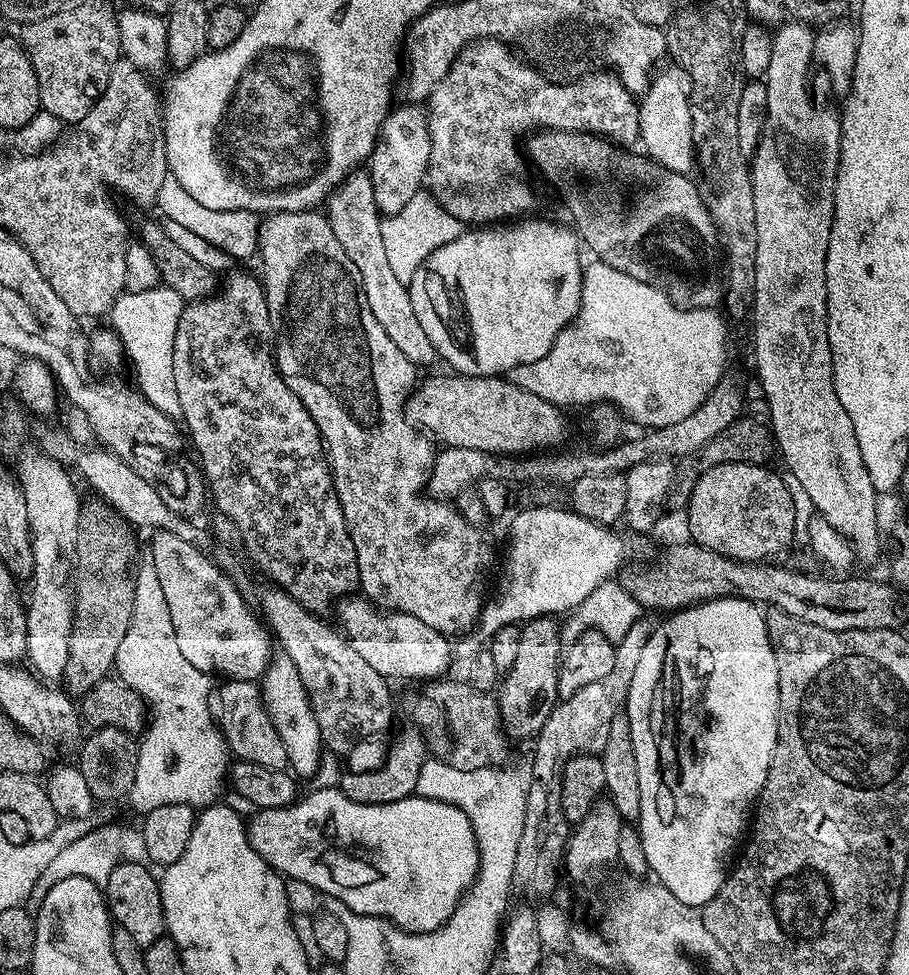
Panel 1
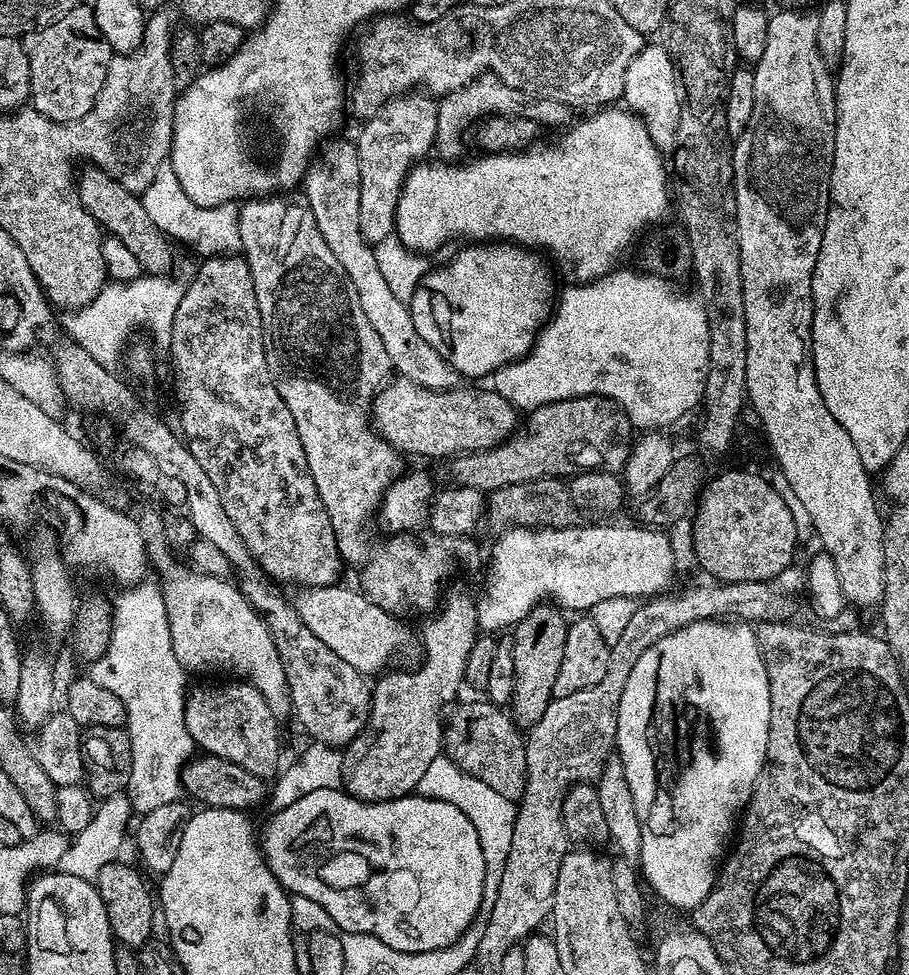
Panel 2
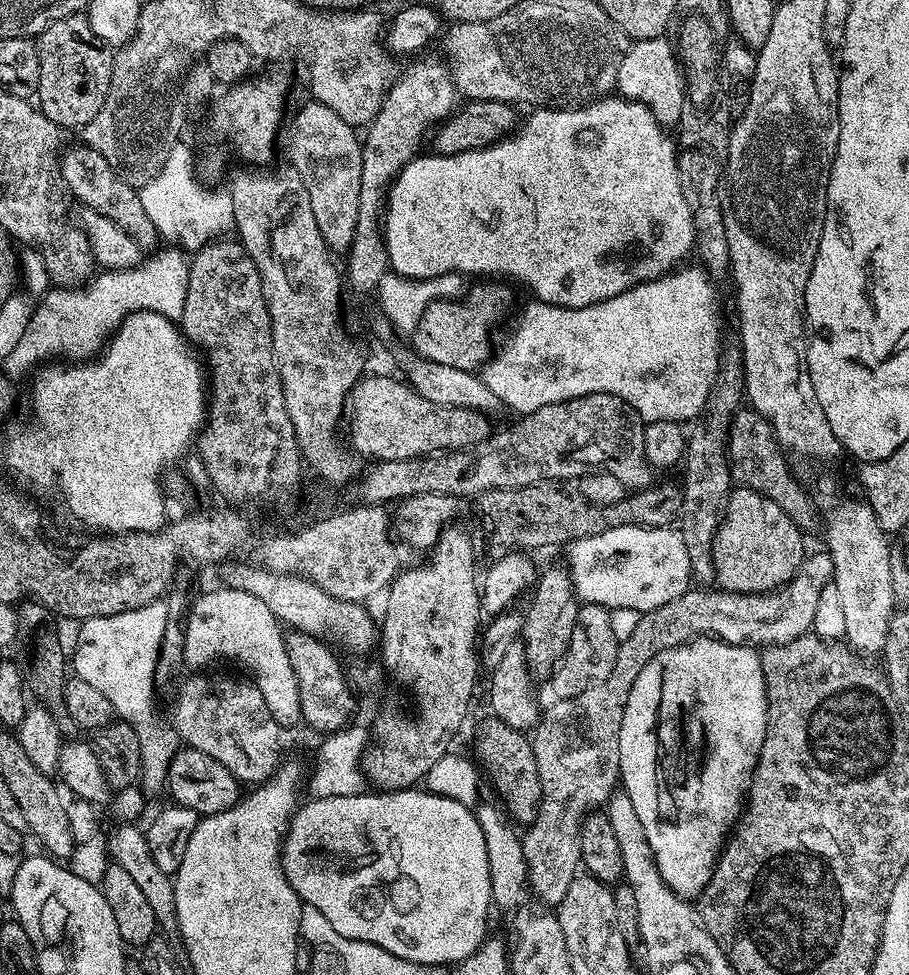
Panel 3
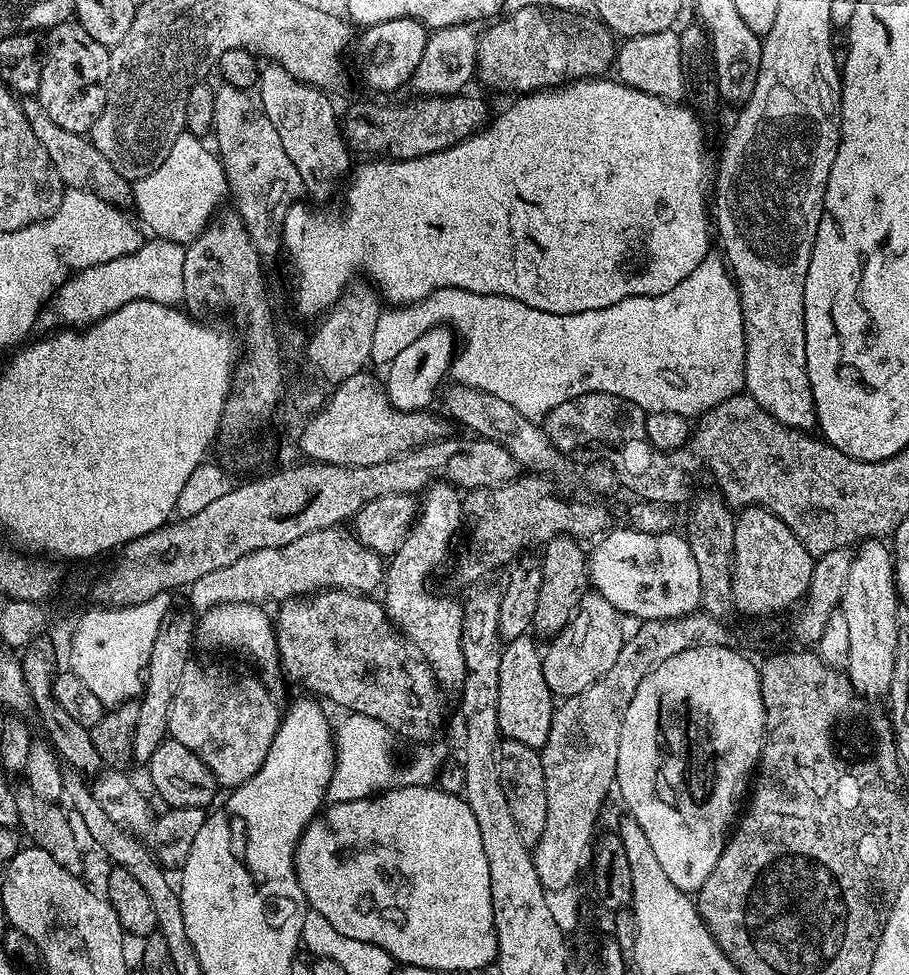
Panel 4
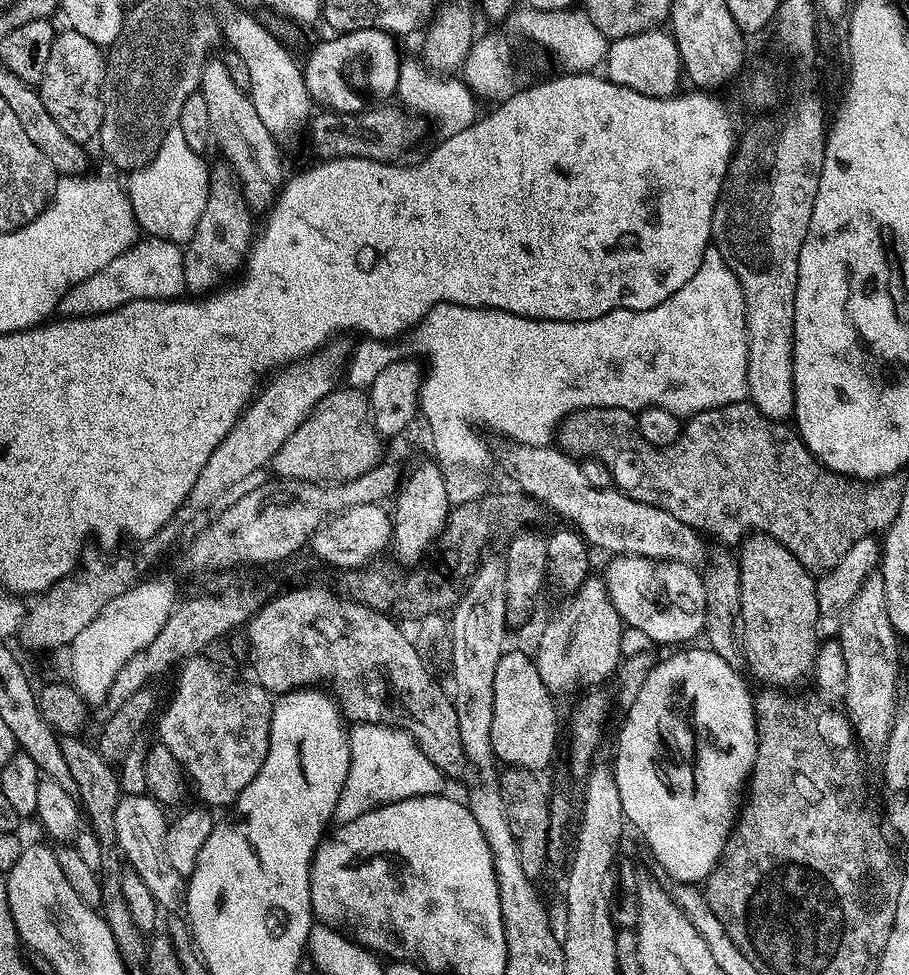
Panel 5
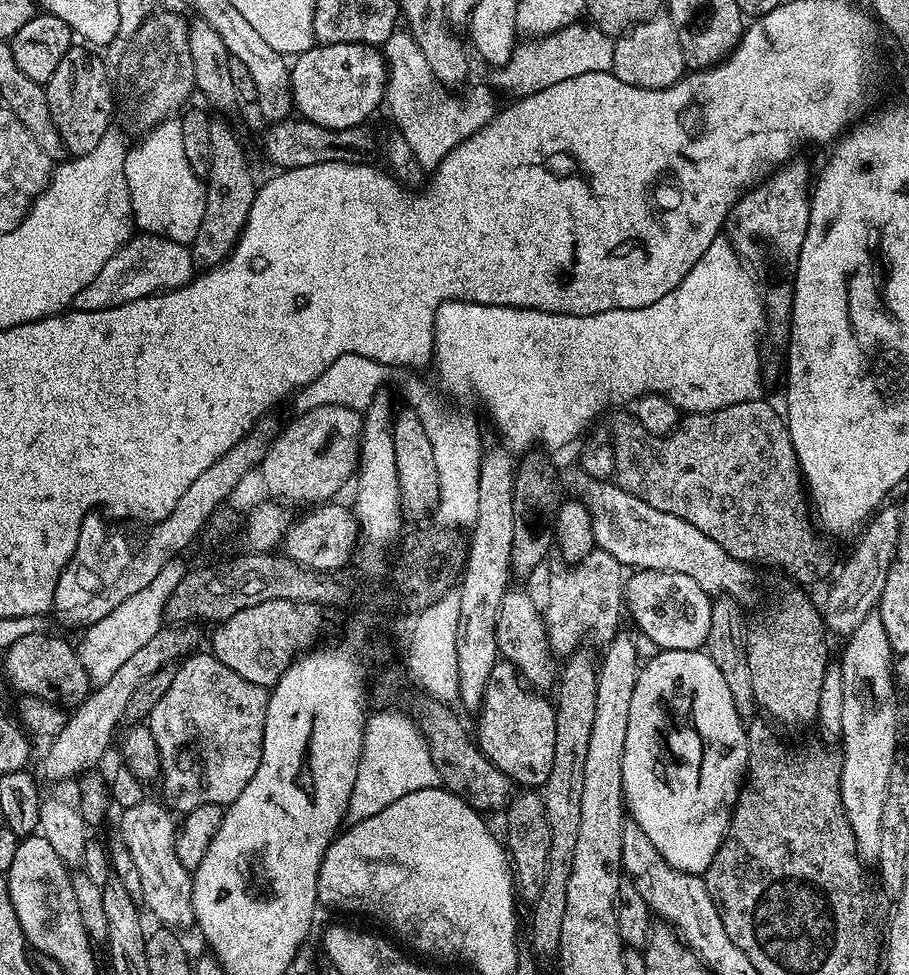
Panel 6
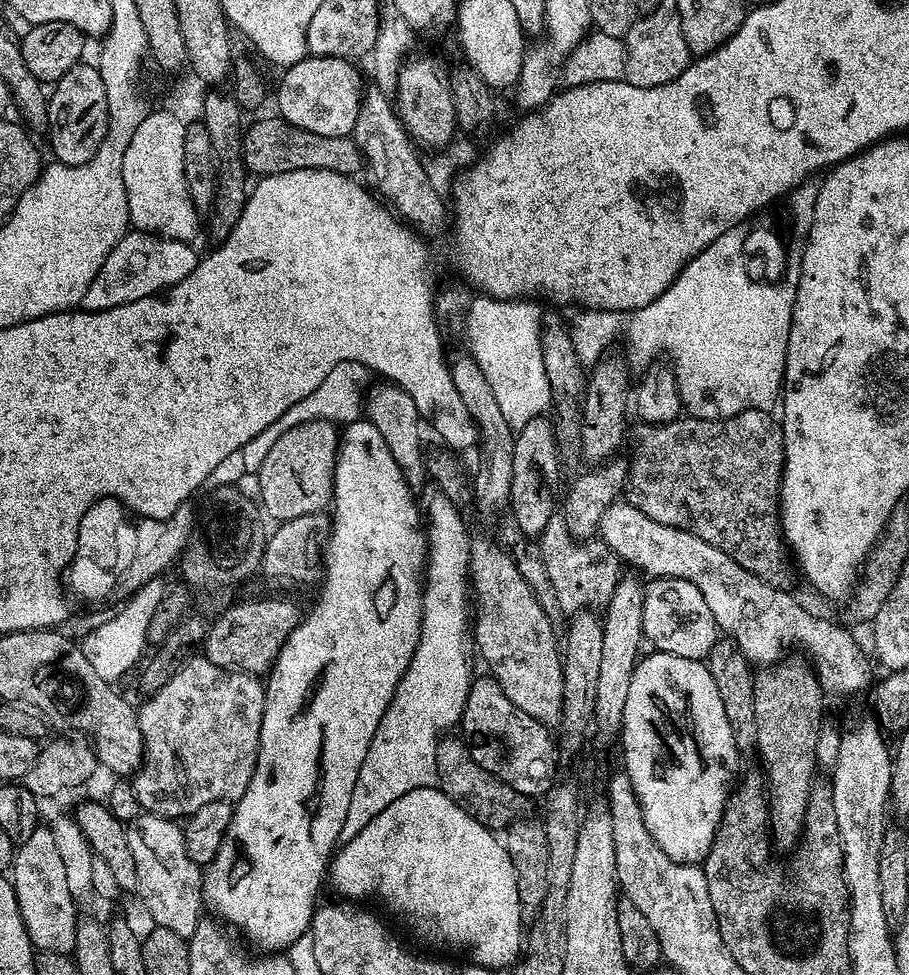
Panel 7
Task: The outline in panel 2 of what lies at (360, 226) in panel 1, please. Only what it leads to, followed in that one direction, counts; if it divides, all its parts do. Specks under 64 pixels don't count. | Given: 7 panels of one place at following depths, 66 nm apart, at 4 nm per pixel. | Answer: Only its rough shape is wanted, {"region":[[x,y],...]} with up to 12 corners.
{"region":[[327,145],[303,199],[393,369],[432,392],[462,377],[418,334],[359,226],[357,145]]}

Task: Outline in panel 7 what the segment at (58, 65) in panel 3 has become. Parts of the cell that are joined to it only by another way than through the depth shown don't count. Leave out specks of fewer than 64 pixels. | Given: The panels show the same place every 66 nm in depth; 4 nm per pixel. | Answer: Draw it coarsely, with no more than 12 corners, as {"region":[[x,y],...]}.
{"region":[[95,63],[76,64],[48,96],[57,161],[82,166],[108,129]]}

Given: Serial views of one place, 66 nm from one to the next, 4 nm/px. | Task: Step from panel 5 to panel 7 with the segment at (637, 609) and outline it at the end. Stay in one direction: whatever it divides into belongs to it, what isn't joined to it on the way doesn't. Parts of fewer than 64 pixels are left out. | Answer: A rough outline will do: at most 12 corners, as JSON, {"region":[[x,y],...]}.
{"region":[[656,578],[644,635],[657,652],[704,660],[718,639],[706,598]]}

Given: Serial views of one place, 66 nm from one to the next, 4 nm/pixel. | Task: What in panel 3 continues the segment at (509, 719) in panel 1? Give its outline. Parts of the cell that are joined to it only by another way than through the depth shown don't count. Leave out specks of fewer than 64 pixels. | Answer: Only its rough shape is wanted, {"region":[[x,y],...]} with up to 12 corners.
{"region":[[563,567],[539,573],[519,643],[547,681],[581,605]]}

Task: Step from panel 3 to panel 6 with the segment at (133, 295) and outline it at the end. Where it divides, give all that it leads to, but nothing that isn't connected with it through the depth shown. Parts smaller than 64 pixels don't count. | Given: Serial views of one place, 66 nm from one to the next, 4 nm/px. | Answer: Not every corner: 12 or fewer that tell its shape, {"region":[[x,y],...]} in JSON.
{"region":[[136,234],[72,299],[78,312],[171,292],[192,250]]}

